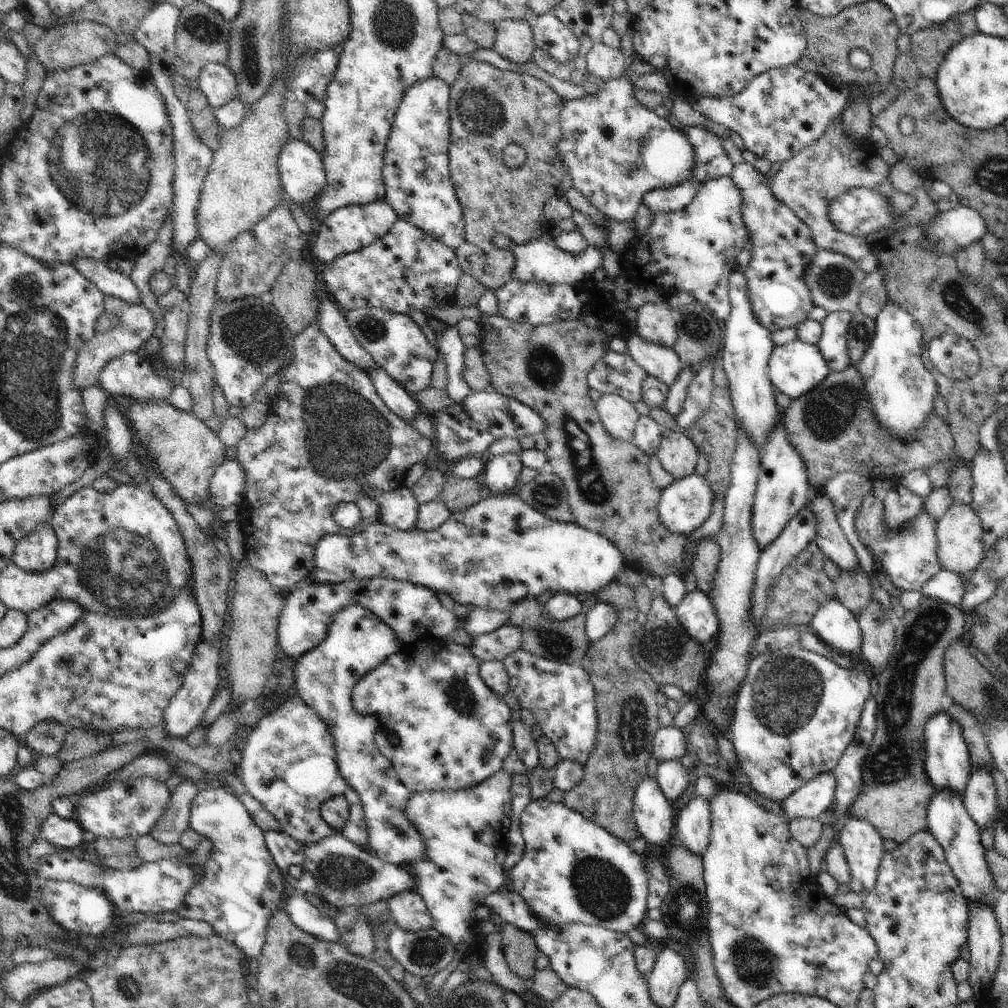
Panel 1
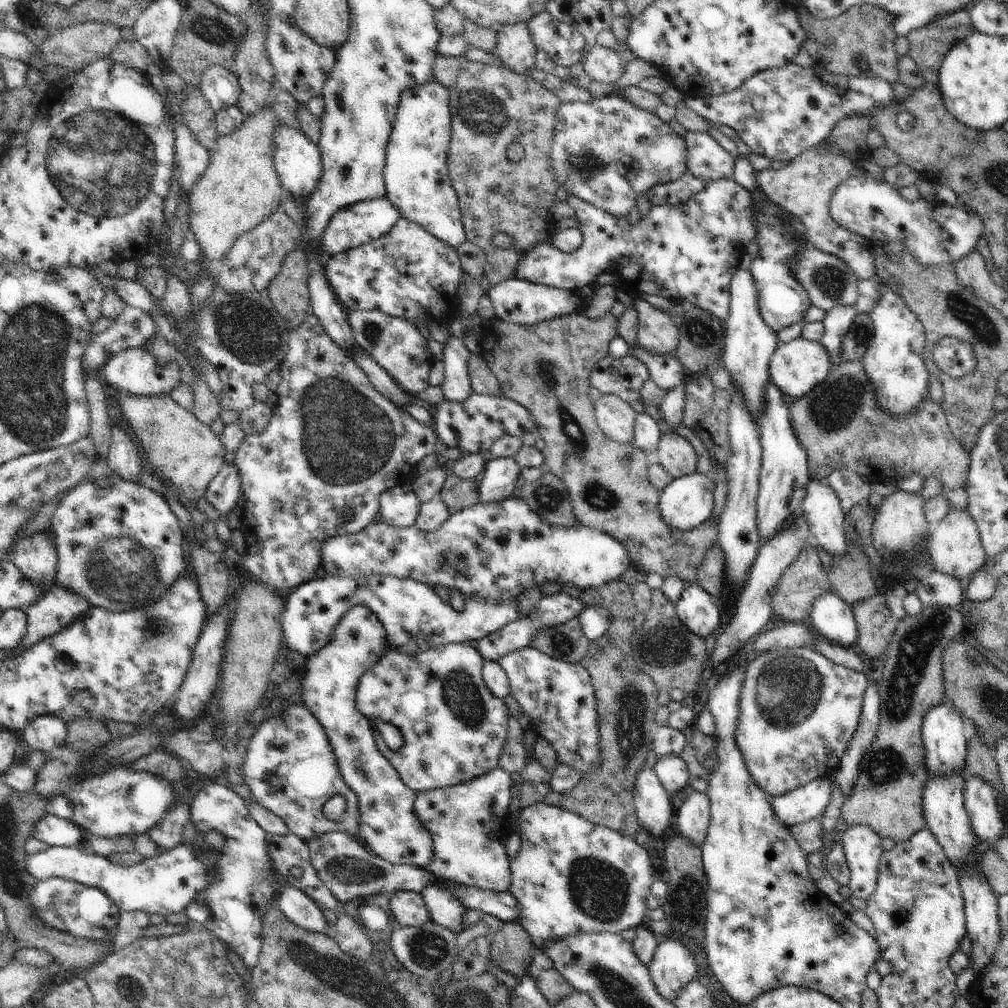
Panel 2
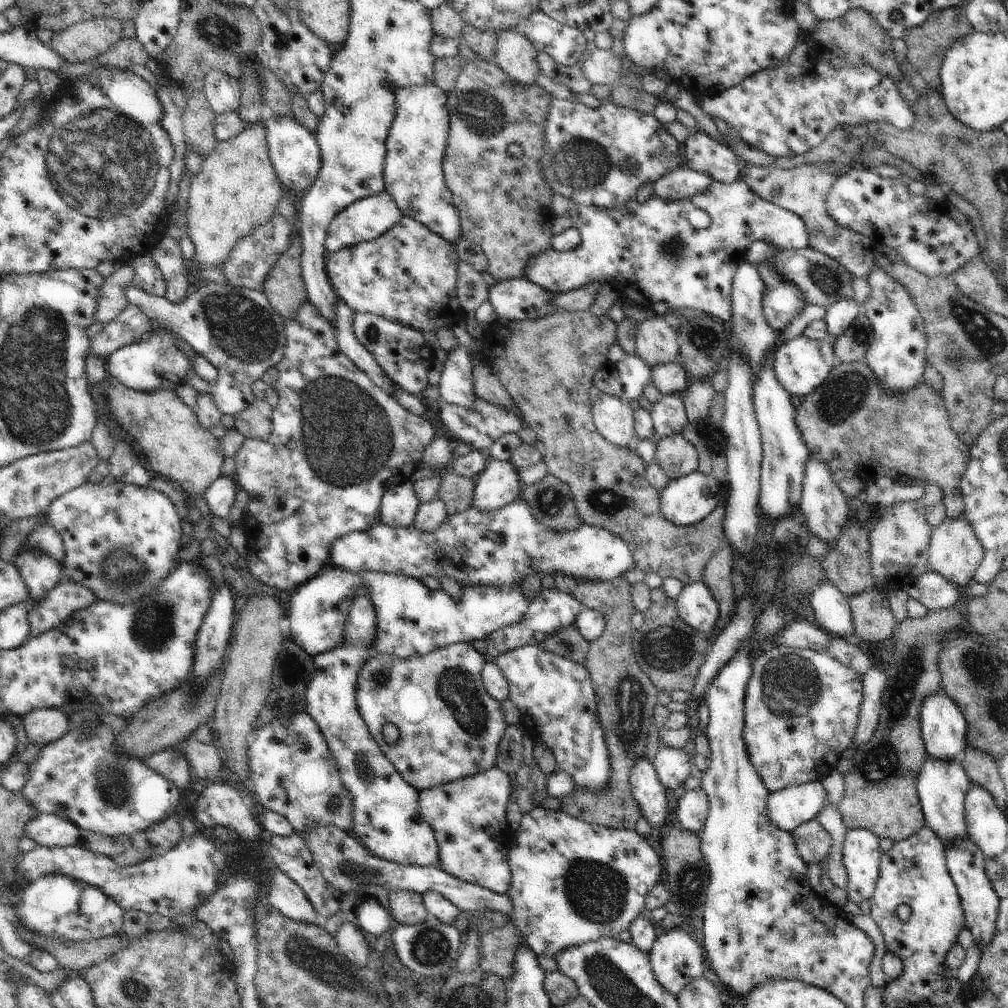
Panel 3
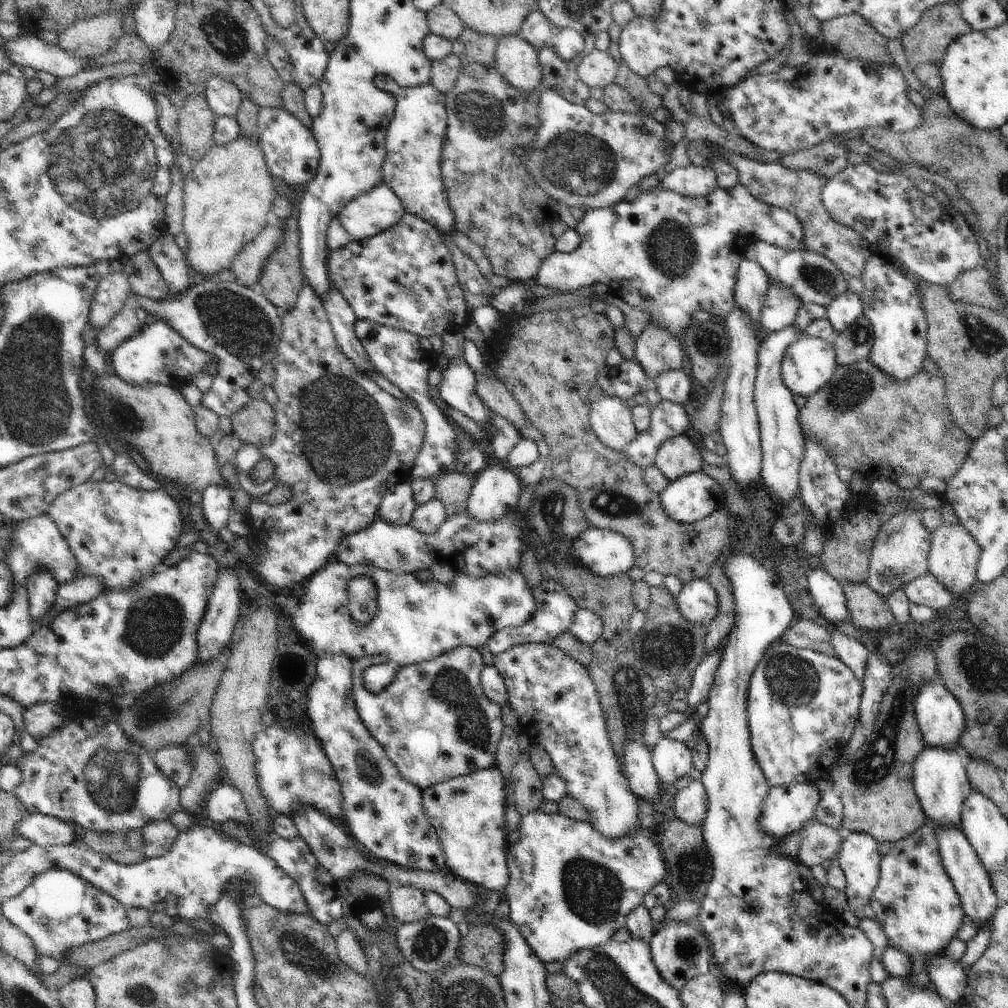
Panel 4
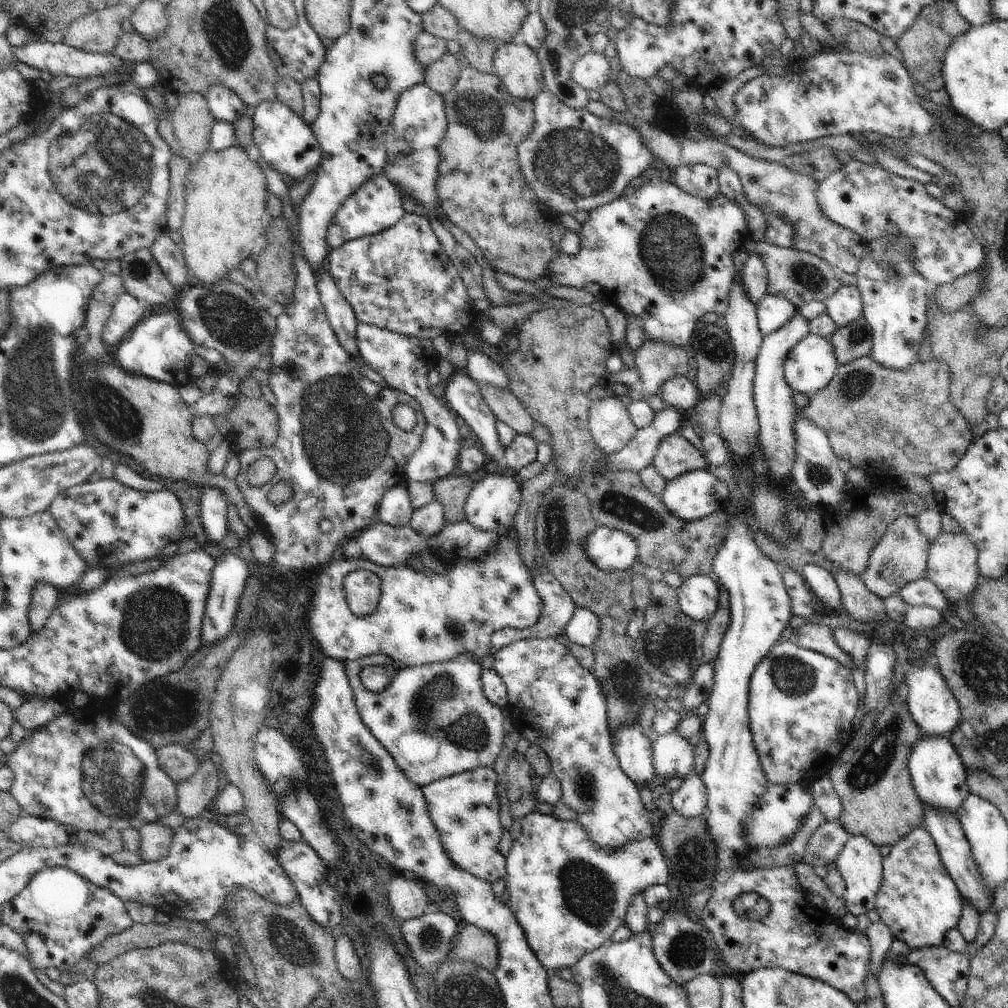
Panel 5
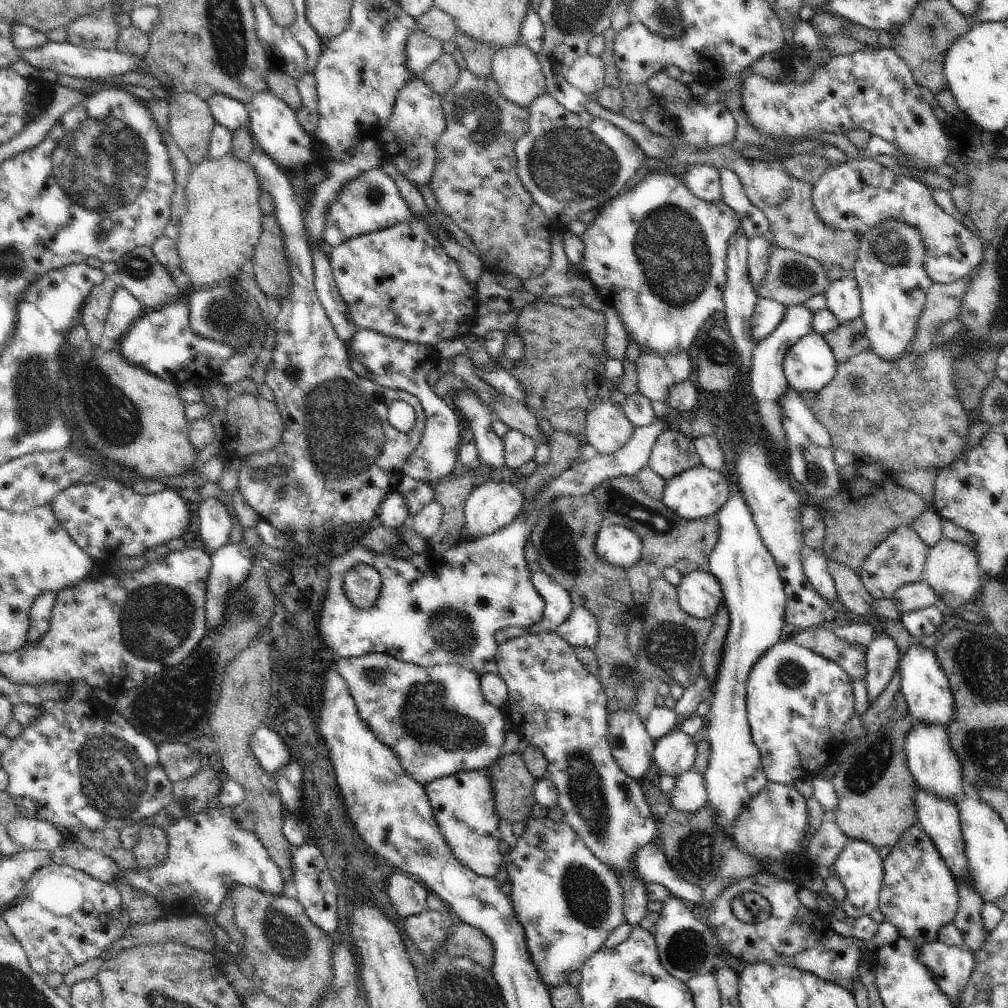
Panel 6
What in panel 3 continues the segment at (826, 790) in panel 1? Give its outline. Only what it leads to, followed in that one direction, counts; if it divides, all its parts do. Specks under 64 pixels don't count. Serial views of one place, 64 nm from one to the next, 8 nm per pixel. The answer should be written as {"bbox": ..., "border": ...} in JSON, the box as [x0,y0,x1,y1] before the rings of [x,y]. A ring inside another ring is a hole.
{"bbox":[768,780,826,833],"border":[[[821,780],[778,790],[768,797],[768,818],[776,828],[791,833],[801,824],[816,819],[826,798]]]}

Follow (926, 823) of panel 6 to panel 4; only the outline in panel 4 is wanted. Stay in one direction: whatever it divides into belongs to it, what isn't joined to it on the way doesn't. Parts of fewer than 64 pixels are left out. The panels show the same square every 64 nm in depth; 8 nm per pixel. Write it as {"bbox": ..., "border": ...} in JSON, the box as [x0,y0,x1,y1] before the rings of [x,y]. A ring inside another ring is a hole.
{"bbox":[934,828,998,930],"border":[[[935,828],[934,832],[938,838],[943,865],[960,895],[965,915],[970,918],[970,922],[974,922],[978,930],[992,928],[994,914],[998,910],[998,897],[994,892],[989,873],[982,866],[982,860],[978,858],[978,852],[958,828]]]}

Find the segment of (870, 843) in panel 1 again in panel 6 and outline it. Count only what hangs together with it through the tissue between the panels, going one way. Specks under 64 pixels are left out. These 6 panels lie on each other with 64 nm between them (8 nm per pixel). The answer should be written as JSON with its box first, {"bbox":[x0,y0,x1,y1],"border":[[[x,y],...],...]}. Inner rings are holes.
{"bbox":[831,840,883,918],"border":[[[850,840],[846,848],[840,852],[840,856],[834,862],[831,870],[840,878],[842,886],[846,888],[846,898],[841,903],[841,908],[848,918],[862,918],[868,916],[877,909],[879,904],[879,892],[883,881],[883,859],[870,842],[864,840]]]}

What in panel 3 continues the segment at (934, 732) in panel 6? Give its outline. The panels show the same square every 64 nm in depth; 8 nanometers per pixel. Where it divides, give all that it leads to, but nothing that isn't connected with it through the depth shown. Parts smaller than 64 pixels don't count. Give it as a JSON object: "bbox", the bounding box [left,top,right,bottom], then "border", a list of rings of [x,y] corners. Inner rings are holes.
{"bbox":[916,758,971,846],"border":[[[928,758],[922,764],[922,770],[918,774],[916,788],[920,804],[924,813],[925,824],[938,836],[944,846],[968,840],[968,826],[966,824],[965,798],[971,780],[968,778],[961,762],[954,760],[936,760]]]}

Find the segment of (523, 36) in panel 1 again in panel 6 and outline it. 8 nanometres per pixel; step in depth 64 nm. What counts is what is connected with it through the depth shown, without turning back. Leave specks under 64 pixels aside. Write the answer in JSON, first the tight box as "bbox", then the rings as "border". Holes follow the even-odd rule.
{"bbox":[491,41,547,108],"border":[[[520,41],[497,50],[491,62],[491,76],[498,82],[502,96],[522,108],[529,108],[536,98],[547,92],[537,53]]]}

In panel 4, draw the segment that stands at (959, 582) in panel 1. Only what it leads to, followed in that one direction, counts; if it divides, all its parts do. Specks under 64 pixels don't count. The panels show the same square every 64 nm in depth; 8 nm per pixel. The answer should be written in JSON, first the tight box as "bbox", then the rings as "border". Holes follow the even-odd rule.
{"bbox":[903,571,956,611],"border":[[[929,571],[909,582],[903,590],[909,602],[926,605],[935,611],[951,608],[956,602],[954,594]]]}

